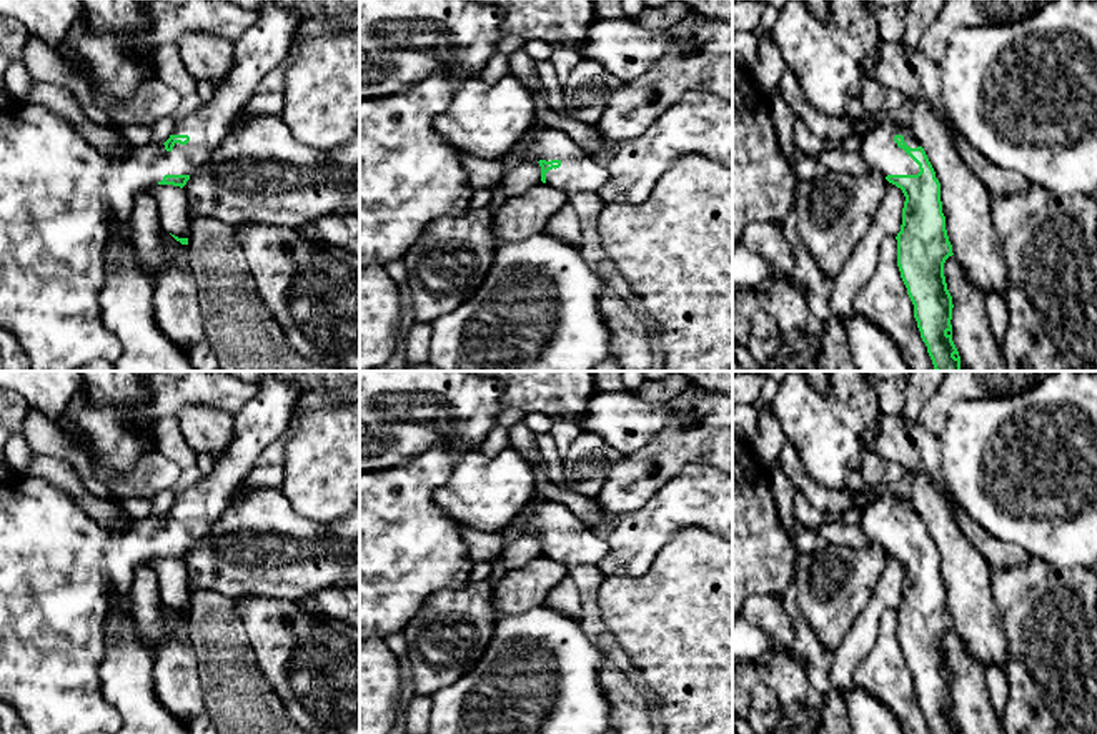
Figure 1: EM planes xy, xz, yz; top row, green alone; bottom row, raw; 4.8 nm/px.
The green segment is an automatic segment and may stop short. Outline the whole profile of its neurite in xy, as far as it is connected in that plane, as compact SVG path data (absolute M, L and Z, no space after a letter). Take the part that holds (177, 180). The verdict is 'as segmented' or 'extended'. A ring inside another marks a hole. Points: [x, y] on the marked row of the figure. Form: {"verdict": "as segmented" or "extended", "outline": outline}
{"verdict": "extended", "outline": "M263 0L256 22L235 42L235 60L215 97L198 112L175 123L163 143L148 143L132 150L127 160L112 160L90 145L60 115L37 103L17 105L0 112L0 326L23 348L30 371L75 371L88 363L117 363L123 355L118 338L103 325L98 303L107 280L108 223L118 220L130 235L133 198L150 185L183 188L191 175L215 160L216 150L233 135L233 123L256 93L260 80L285 63L291 53L303 8L285 8Z"}

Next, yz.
{"verdict": "extended", "outline": "M891 120L864 135L859 153L906 196L896 236L897 266L934 369L962 371L952 341L954 305L944 276L944 263L954 253L936 171L911 128Z"}

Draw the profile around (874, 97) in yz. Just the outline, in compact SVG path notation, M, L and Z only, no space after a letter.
M866 77L861 82L859 100L869 113L889 108L901 108L902 105L911 102L911 98L906 93L902 92L892 93L869 77Z

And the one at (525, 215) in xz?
M541 181L499 206L491 220L493 233L498 241L519 241L543 233L549 218L568 205L568 198L568 193Z

